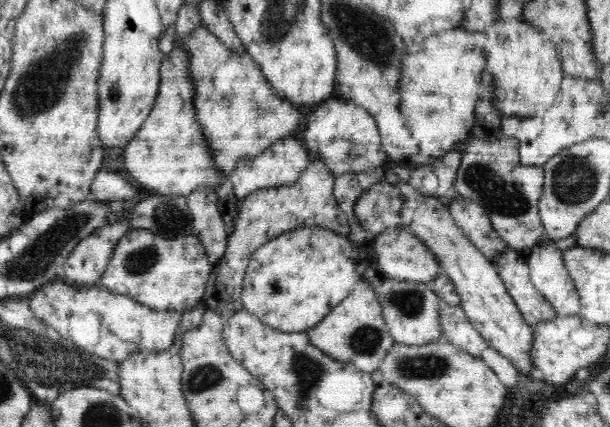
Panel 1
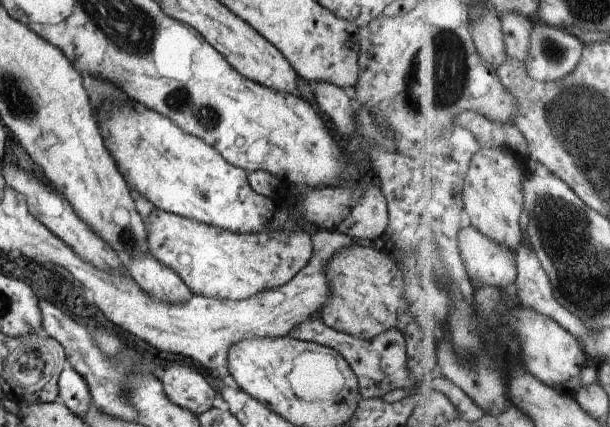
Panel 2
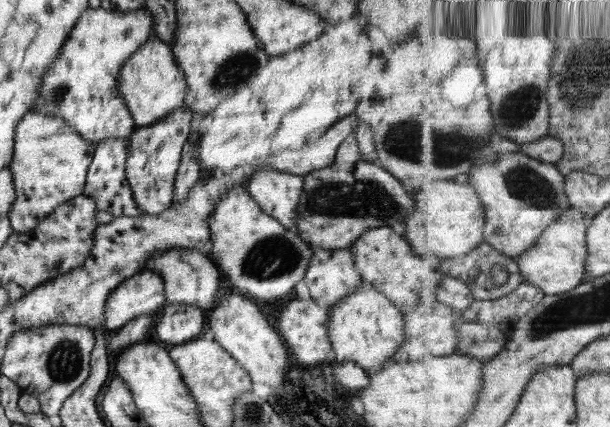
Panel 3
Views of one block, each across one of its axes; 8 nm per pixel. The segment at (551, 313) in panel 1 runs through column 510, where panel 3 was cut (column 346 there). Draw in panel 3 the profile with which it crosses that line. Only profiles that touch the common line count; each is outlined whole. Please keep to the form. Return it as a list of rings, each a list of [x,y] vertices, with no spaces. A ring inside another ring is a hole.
[[[313,248],[303,280],[308,285],[311,299],[327,309],[366,282],[357,271],[349,249],[322,248]]]

